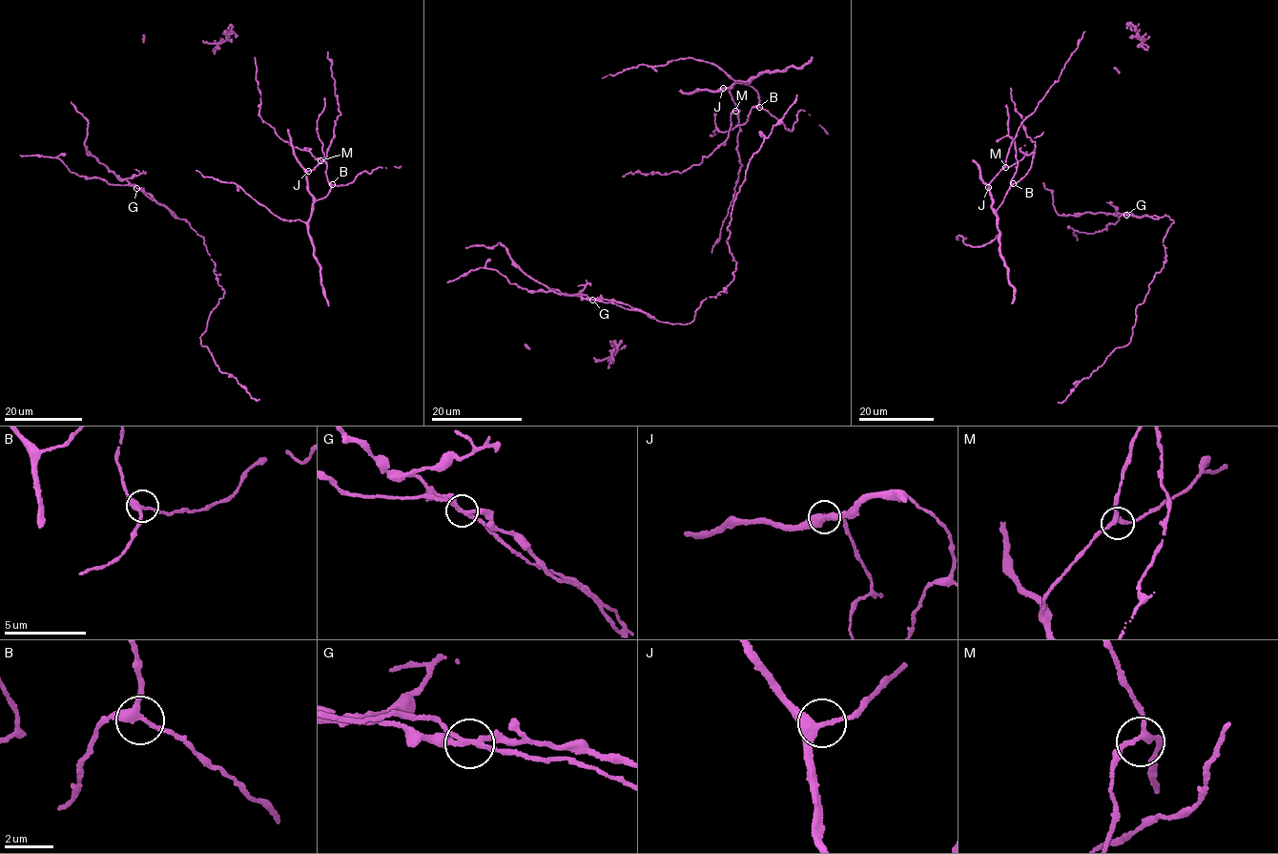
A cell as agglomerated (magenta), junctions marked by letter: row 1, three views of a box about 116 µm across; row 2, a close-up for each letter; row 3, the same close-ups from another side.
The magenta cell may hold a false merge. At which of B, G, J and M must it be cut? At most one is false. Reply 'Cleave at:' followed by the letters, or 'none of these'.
Cleave at: G

